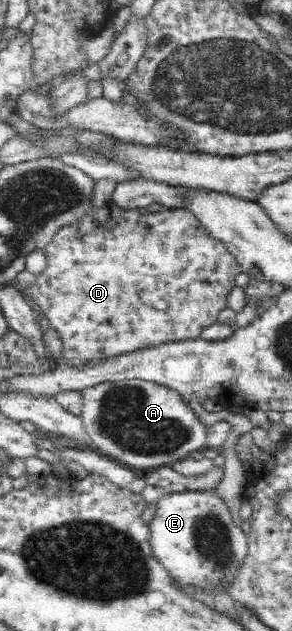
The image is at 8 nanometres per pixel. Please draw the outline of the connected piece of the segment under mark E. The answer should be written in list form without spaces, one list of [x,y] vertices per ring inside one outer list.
[[[214,489],[185,490],[162,497],[149,522],[149,547],[169,577],[176,583],[203,591],[212,601],[215,591],[227,591],[240,576],[248,551],[248,531],[233,519],[223,498]]]

